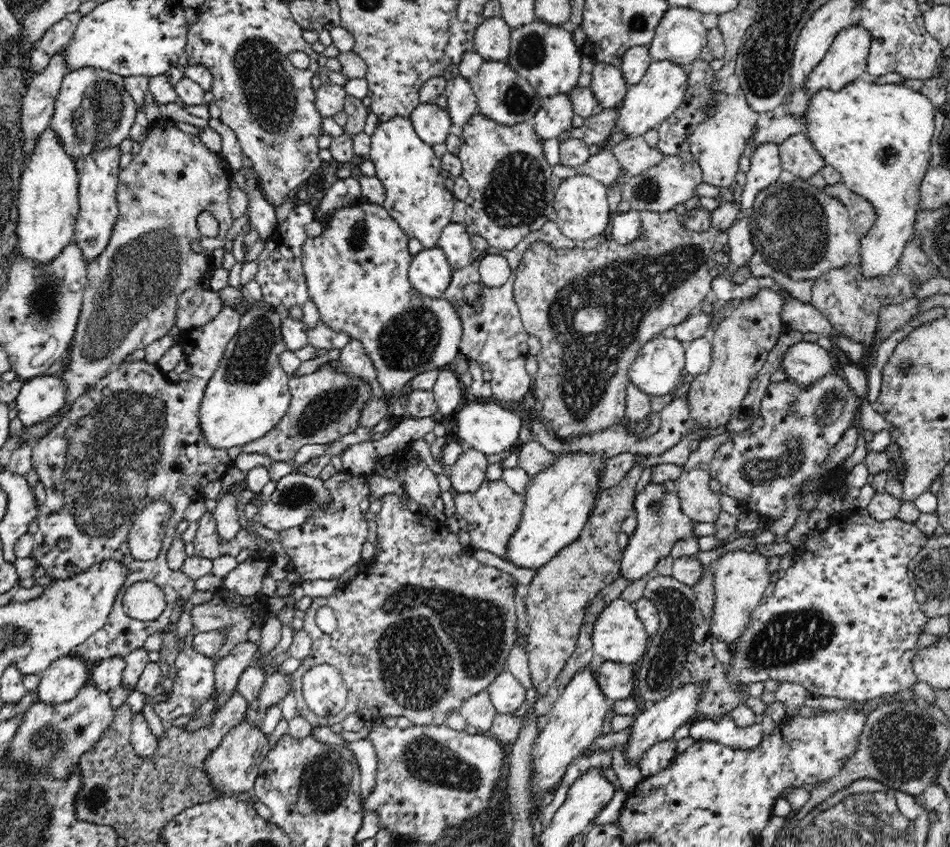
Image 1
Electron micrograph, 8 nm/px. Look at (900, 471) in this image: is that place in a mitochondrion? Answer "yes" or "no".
no

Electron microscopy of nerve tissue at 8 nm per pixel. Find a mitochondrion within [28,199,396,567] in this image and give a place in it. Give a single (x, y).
(100, 489)

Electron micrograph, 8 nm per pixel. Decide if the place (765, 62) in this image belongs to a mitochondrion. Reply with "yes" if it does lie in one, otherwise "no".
yes

